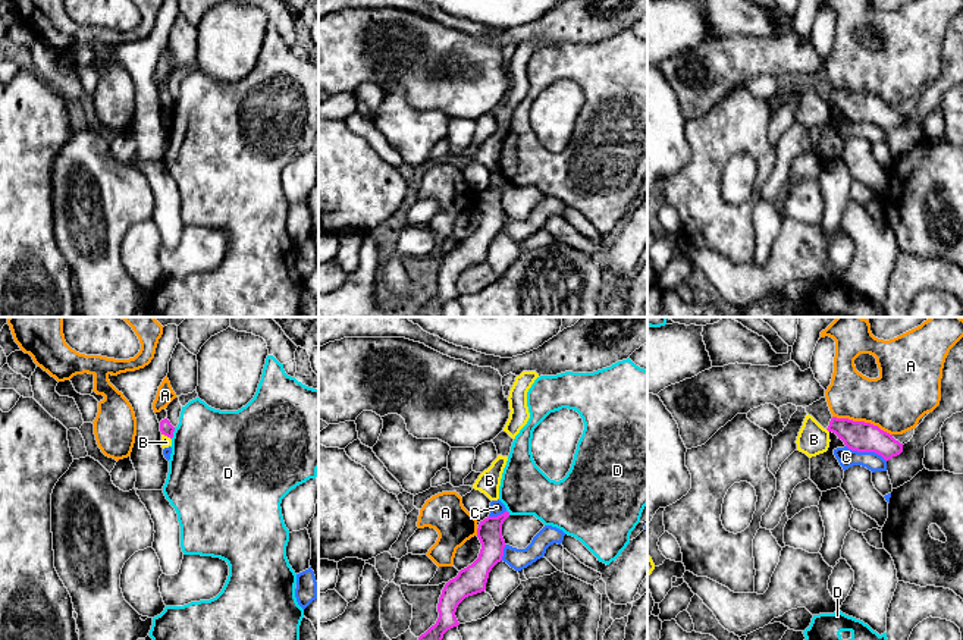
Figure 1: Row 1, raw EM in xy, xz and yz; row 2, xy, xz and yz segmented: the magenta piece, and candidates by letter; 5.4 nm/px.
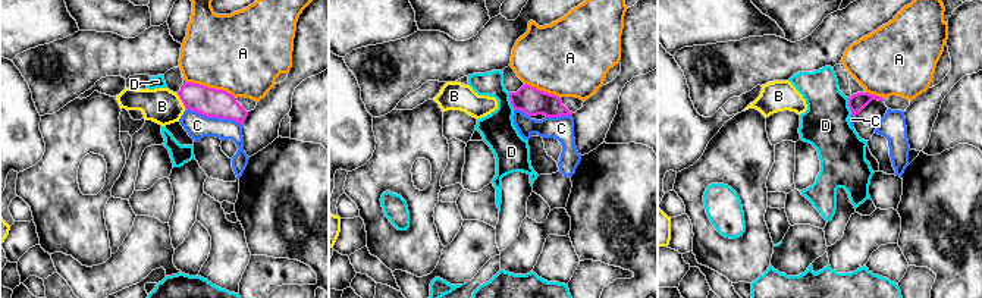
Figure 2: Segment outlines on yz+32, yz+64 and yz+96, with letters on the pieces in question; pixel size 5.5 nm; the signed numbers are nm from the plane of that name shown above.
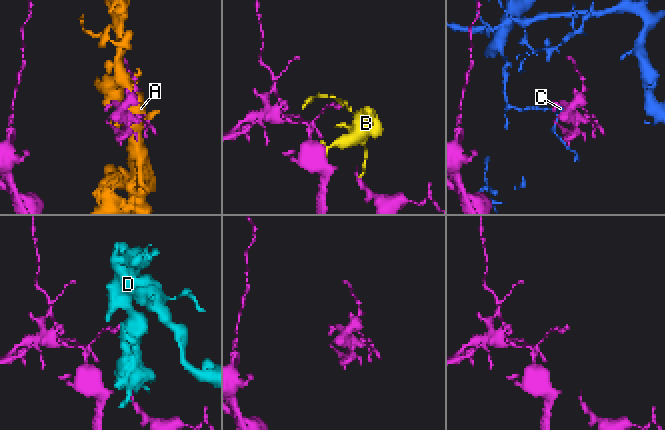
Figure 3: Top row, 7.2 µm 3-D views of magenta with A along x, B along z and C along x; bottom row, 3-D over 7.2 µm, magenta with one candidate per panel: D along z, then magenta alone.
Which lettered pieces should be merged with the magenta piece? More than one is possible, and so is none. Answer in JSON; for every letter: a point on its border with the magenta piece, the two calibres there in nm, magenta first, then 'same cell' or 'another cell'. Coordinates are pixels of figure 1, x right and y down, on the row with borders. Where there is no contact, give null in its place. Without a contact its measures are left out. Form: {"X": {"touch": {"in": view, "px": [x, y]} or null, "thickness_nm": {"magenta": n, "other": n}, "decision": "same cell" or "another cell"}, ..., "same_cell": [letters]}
{"A": {"touch": {"in": "yz", "px": [862, 422]}, "thickness_nm": {"magenta": 170, "other": 320}, "decision": "another cell"}, "B": {"touch": {"in": "xy", "px": [166, 435]}, "thickness_nm": {"magenta": 70, "other": 60}, "decision": "another cell"}, "C": {"touch": {"in": "yz", "px": [866, 451]}, "thickness_nm": {"magenta": 170, "other": 100}, "decision": "another cell"}, "D": {"touch": {"in": "xy", "px": [172, 433]}, "thickness_nm": {"magenta": 70, "other": 460}, "decision": "another cell"}, "same_cell": []}

